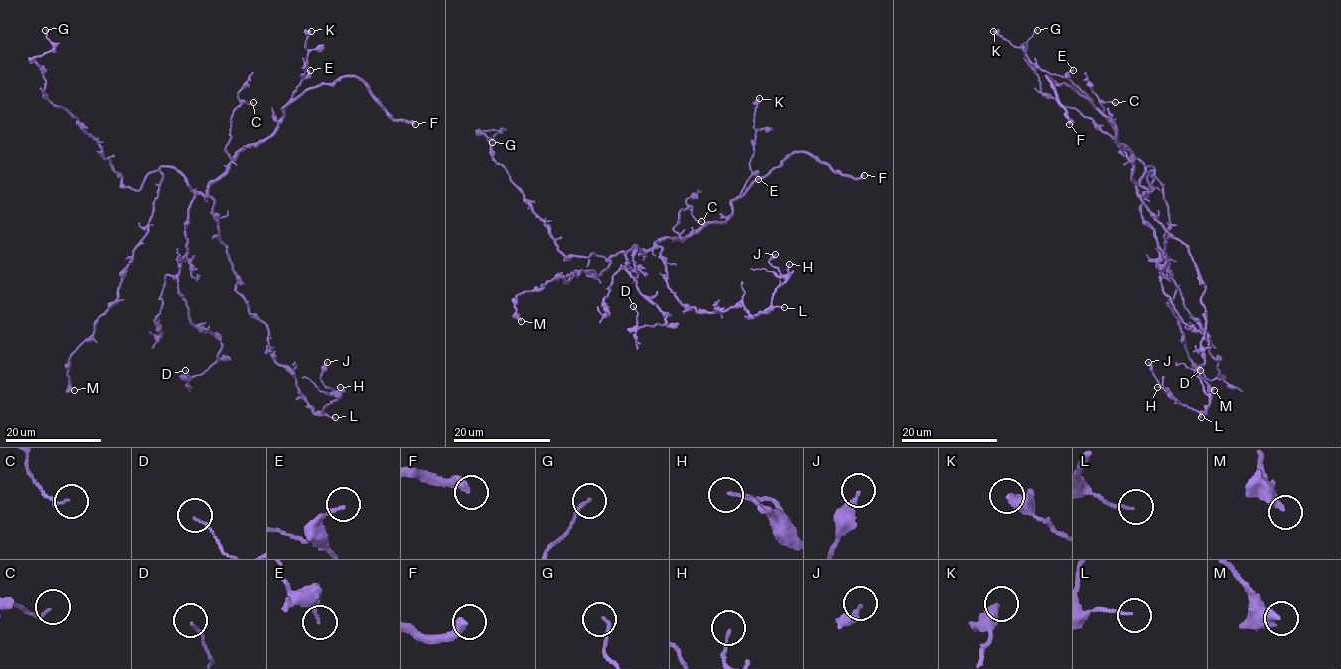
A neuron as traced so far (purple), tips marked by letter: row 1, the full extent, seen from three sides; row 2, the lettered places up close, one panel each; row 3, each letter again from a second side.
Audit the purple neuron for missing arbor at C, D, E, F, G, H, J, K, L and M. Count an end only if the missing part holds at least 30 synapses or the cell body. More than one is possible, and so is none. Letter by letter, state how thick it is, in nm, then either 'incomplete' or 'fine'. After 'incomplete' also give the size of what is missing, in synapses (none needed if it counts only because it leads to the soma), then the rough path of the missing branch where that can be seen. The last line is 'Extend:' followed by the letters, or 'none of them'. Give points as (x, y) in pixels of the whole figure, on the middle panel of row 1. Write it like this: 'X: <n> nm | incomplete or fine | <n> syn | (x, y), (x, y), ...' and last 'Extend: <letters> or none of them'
C: 120 nm | fine
D: 100 nm | fine
E: 160 nm | fine
F: 420 nm | incomplete | 900 syn
G: 130 nm | fine
H: 110 nm | fine
J: 200 nm | fine
K: 480 nm | fine
L: 110 nm | fine
M: 360 nm | fine
Extend: F

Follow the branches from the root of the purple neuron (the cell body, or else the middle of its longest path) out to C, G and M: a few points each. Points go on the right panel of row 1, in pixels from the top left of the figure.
C: (1140, 198), (1132, 178), (1132, 163), (1103, 112), (1103, 102), (1115, 102)
G: (1140, 198), (1139, 179), (1153, 167), (1150, 190), (1140, 161), (1041, 91), (1025, 54), (1037, 30)
M: (1140, 198), (1146, 190), (1139, 179), (1151, 166), (1168, 210), (1171, 310), (1192, 365), (1214, 390)

